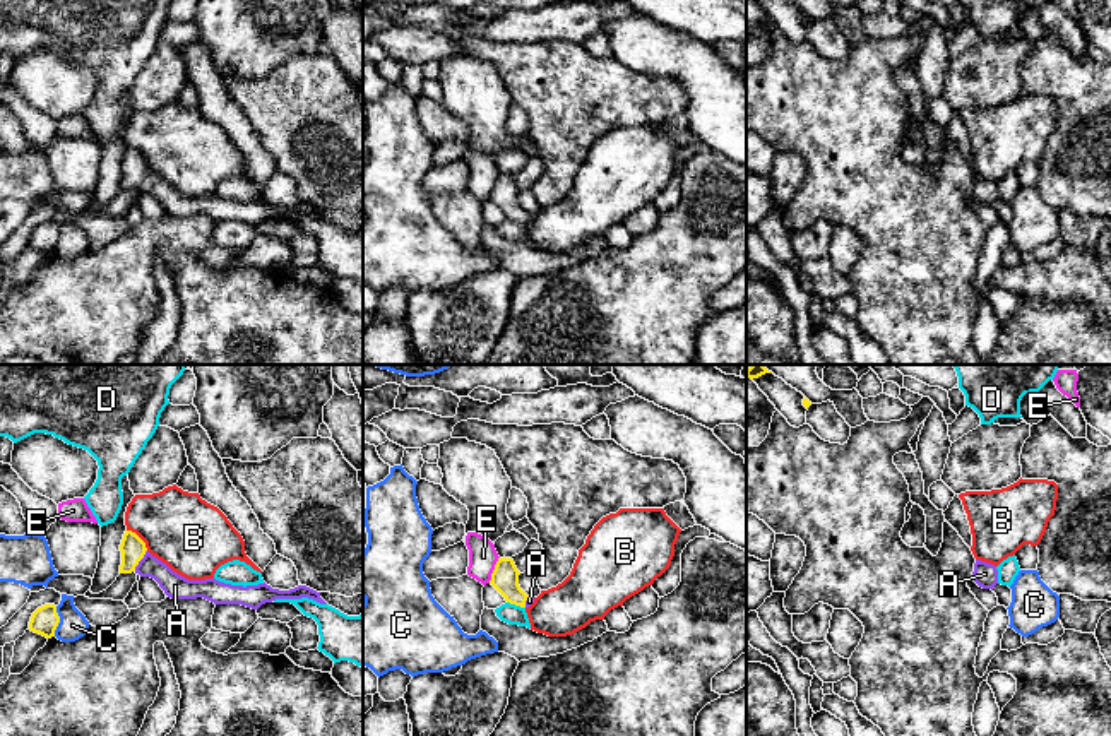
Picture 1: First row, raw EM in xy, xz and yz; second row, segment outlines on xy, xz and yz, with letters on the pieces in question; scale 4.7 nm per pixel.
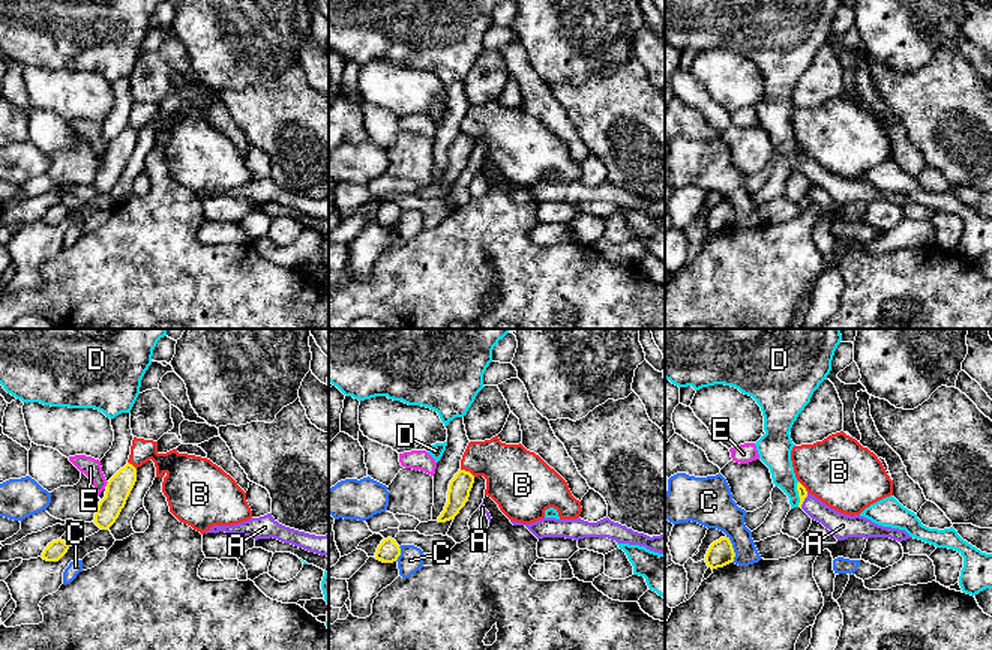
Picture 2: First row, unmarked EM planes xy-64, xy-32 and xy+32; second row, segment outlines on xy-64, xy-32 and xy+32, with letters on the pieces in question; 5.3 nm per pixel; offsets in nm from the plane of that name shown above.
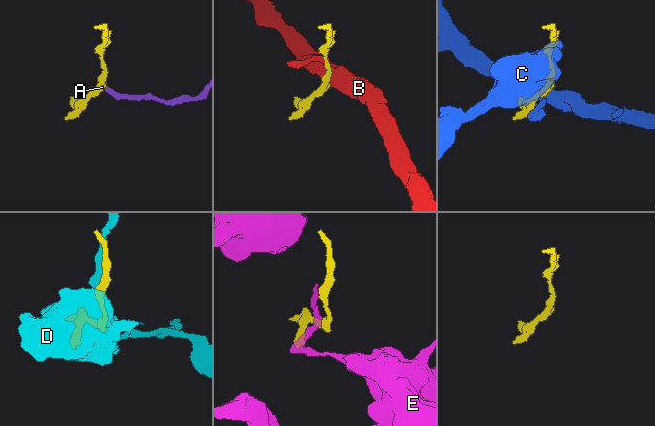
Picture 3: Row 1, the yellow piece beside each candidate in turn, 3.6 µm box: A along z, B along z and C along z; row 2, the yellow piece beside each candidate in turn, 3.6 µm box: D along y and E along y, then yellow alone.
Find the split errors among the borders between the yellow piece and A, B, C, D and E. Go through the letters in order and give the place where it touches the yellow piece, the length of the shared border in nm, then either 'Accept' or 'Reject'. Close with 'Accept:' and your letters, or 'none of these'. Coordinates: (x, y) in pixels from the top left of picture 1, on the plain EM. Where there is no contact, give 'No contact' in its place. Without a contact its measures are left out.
A: Touches yellow at xy (141, 175). Shared border 120 nm. Accept
B: Touches yellow at xy (139, 154). Shared border 140 nm. Reject
C: Touches yellow at xy (59, 238). Shared border 140 nm. Reject
D: Touches yellow at xz (516, 221). Shared border 90 nm. Reject
E: Touches yellow at xz (493, 187). Shared border 140 nm. Reject
Accept: A

